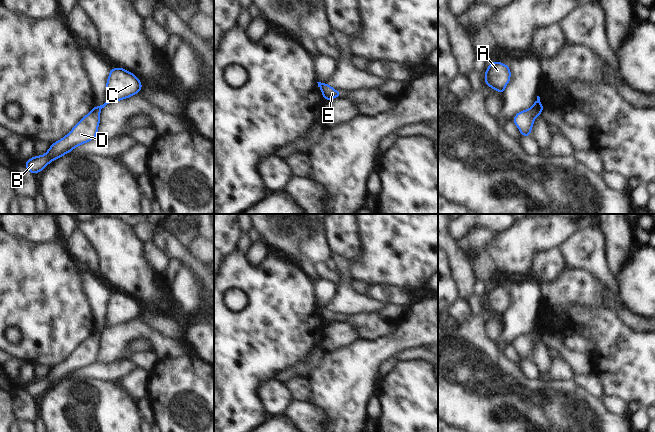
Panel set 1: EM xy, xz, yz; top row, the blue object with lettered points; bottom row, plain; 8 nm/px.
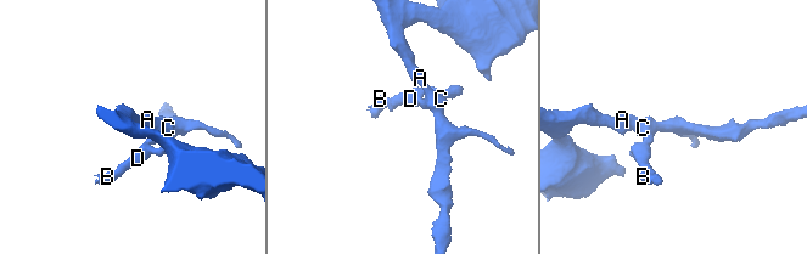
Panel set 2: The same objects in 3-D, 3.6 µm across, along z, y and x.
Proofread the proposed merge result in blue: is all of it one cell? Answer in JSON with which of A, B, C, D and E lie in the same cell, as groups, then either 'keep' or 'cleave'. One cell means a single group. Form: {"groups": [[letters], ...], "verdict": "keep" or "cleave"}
{"groups": [["A", "C", "E"], ["B", "D"]], "verdict": "cleave"}

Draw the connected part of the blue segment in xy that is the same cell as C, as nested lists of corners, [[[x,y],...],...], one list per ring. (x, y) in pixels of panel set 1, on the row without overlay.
[[[112,292],[106,307],[107,325],[98,331],[102,333],[109,327],[129,322],[141,313],[142,307],[134,298],[123,292]]]

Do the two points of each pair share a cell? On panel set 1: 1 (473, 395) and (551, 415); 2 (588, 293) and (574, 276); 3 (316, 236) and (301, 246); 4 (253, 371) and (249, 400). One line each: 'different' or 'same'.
1: same
2: same
3: same
4: same

